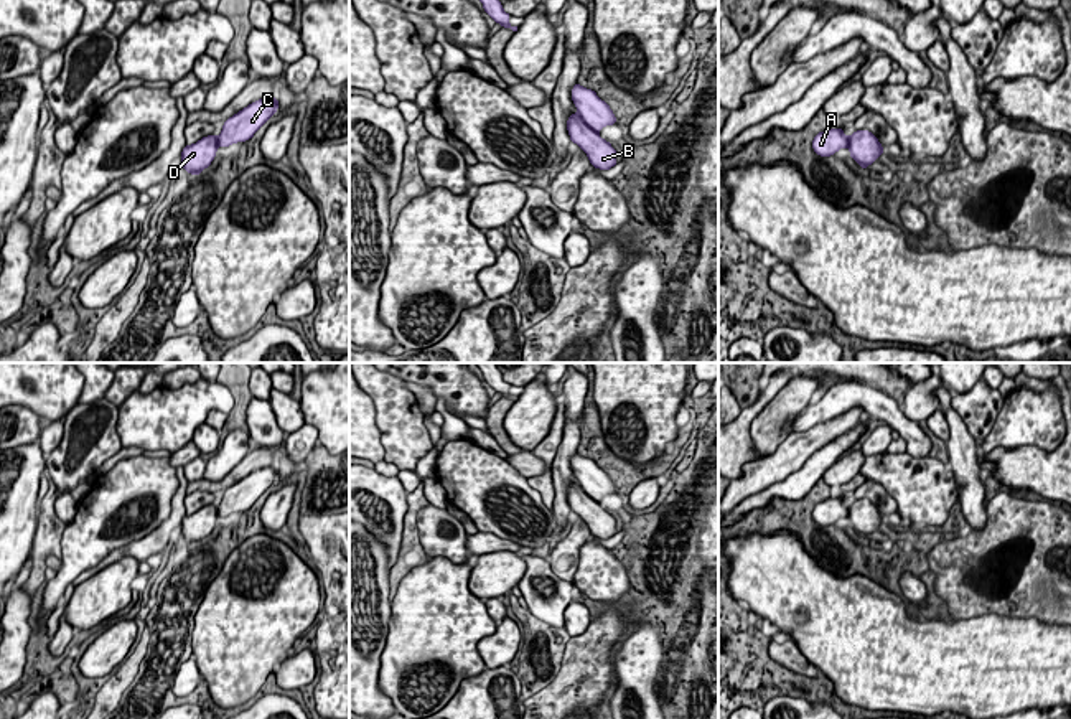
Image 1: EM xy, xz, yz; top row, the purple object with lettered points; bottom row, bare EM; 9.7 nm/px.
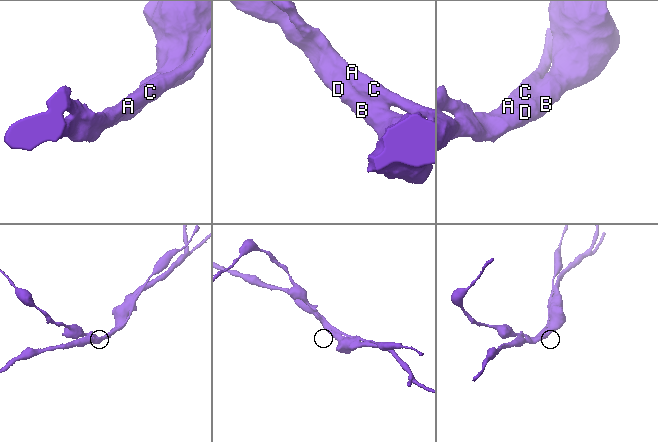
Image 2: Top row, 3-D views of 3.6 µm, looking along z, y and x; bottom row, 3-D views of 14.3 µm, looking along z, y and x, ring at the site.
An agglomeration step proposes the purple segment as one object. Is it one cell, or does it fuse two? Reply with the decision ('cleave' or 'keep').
cleave

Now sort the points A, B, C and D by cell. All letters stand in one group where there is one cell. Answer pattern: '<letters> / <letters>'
A C / B D

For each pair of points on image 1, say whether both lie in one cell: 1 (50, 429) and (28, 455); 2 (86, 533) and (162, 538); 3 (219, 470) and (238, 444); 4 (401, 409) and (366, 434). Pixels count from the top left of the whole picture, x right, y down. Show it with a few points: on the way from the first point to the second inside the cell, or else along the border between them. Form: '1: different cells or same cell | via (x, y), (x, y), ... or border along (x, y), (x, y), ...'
1: different cells | border along (38, 439), (40, 451), (45, 455)
2: different cells | border along (172, 508), (147, 535), (109, 551)
3: same cell | via (221, 464), (233, 451)
4: different cells | border along (366, 393), (374, 406), (374, 422), (384, 459)

